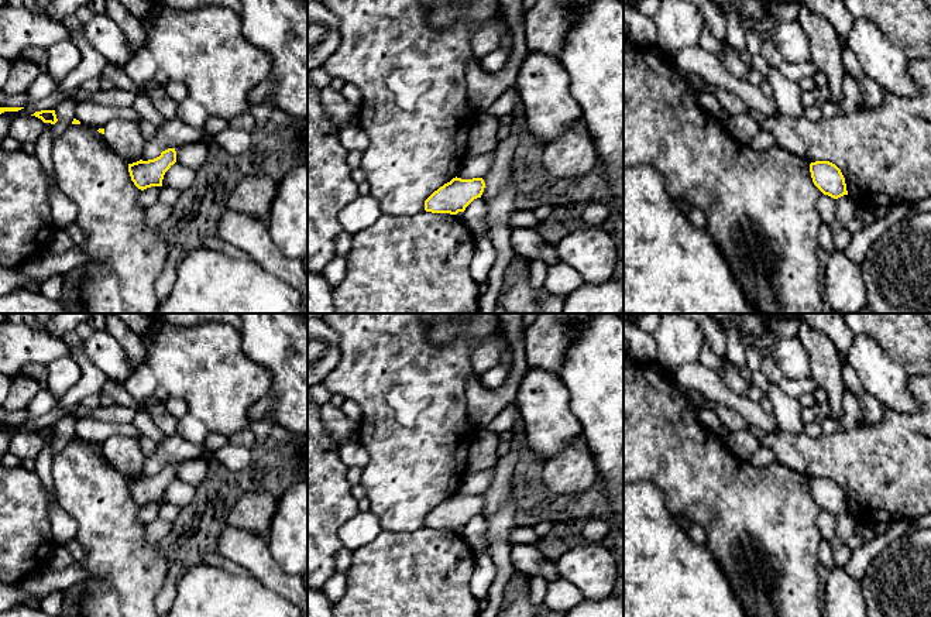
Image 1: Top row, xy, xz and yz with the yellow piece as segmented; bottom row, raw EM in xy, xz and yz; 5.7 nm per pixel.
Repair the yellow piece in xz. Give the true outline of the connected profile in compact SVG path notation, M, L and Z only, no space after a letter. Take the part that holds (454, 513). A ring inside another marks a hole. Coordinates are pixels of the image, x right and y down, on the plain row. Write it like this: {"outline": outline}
{"outline": "M456 493L425 517L425 527L457 531L464 528L474 515L481 514L484 504L482 494L461 496Z"}

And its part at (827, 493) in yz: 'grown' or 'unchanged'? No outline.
unchanged

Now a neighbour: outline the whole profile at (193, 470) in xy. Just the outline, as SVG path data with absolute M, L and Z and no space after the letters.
M209 457L176 462L176 479L197 487L207 476Z

